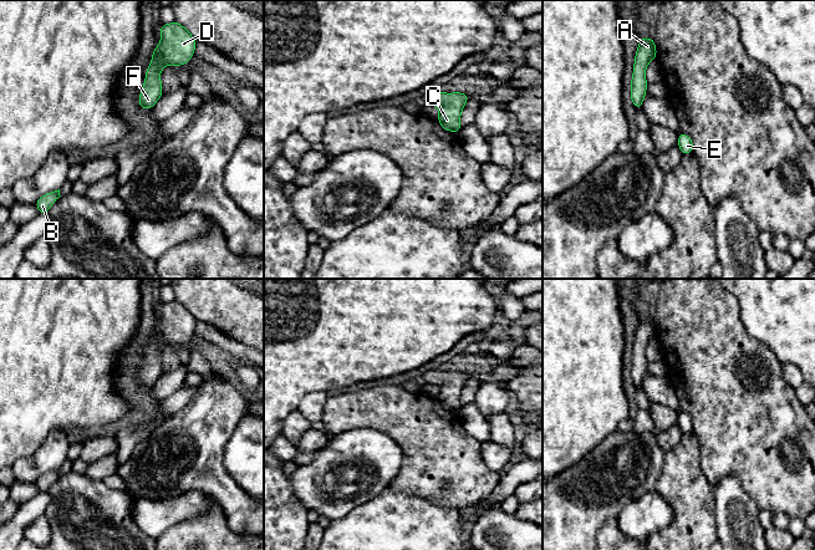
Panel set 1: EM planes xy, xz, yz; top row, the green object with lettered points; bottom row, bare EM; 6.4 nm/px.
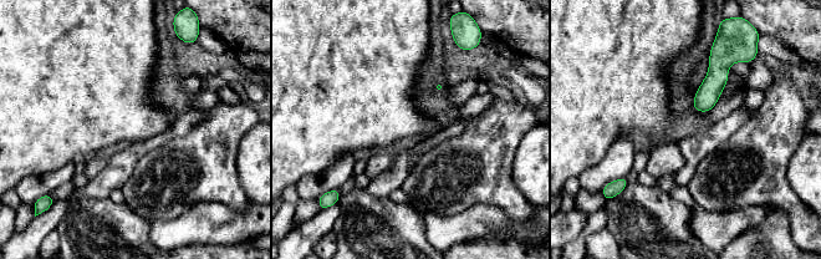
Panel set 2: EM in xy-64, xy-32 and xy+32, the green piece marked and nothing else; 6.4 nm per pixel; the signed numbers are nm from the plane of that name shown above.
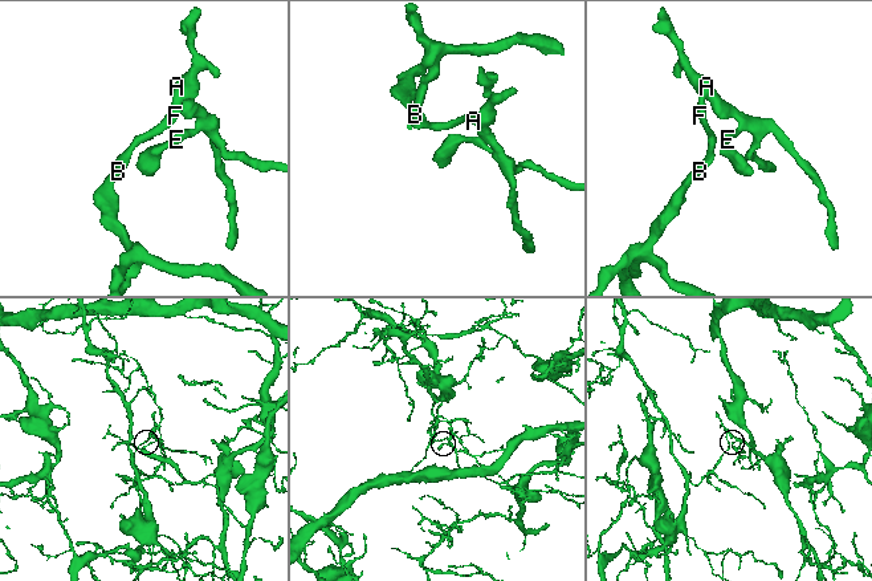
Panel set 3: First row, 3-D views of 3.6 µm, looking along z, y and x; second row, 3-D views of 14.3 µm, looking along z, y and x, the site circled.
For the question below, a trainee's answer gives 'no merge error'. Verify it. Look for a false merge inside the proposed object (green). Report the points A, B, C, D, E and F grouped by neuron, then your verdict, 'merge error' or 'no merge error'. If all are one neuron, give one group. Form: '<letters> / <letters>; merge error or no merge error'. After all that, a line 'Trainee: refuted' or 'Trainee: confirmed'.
A B C D E F; no merge error
Trainee: confirmed

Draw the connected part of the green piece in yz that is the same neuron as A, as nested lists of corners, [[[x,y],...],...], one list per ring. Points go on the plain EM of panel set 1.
[[[642,314],[637,325],[633,342],[633,353],[631,357],[631,381],[636,388],[642,388],[643,377],[647,373],[648,363],[645,350],[652,338],[657,337],[656,320]]]

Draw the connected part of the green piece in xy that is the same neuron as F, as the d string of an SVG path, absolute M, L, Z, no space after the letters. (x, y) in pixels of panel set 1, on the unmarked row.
M179 301L163 302L161 310L161 324L156 322L152 340L146 350L143 367L138 376L138 383L143 388L154 386L161 375L163 366L161 350L167 343L183 345L188 342L194 333L197 319Z

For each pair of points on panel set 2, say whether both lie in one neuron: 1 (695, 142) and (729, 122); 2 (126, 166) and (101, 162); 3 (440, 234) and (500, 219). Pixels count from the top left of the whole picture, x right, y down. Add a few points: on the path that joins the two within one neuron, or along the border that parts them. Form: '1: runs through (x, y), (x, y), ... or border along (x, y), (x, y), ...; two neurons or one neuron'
1: runs through (704, 142), (720, 131); one neuron
2: border along (110, 158), (110, 162), (90, 179); two neurons
3: runs through (455, 229), (485, 221); one neuron

